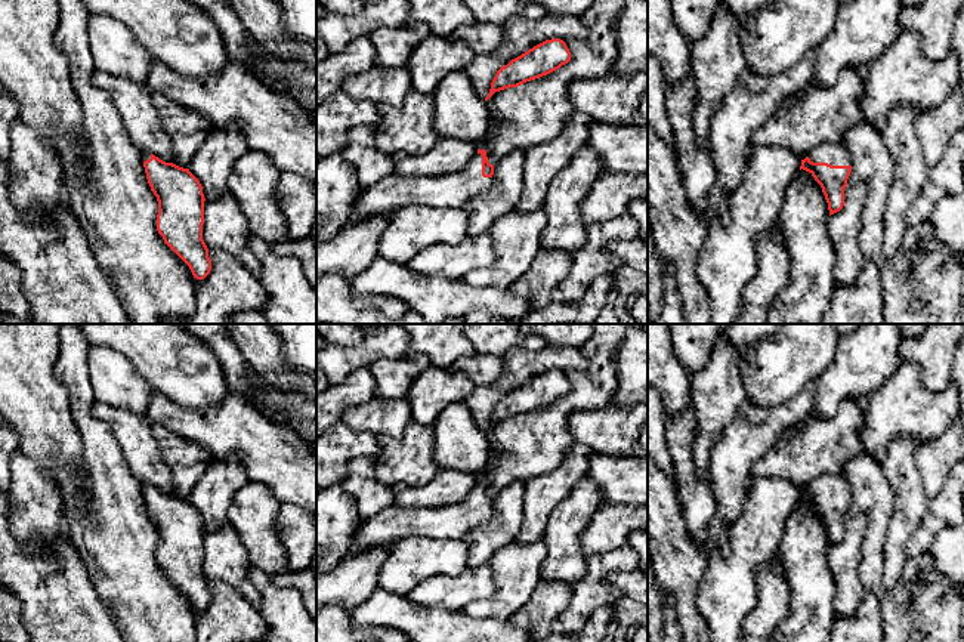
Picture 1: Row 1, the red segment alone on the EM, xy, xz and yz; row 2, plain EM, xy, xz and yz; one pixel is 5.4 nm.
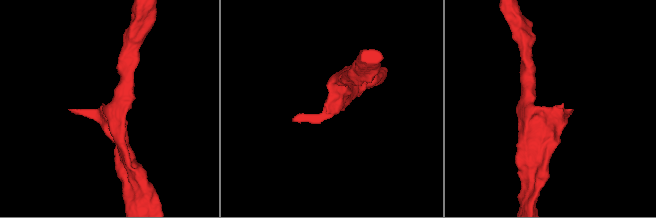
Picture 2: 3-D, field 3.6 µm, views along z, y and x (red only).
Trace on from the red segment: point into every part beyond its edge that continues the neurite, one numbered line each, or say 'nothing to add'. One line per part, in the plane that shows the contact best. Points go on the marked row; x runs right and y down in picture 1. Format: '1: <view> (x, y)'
1: yz (836, 154)

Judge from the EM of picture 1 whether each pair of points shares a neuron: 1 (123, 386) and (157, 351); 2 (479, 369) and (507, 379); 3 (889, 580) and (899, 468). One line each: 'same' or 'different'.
1: different
2: different
3: same

